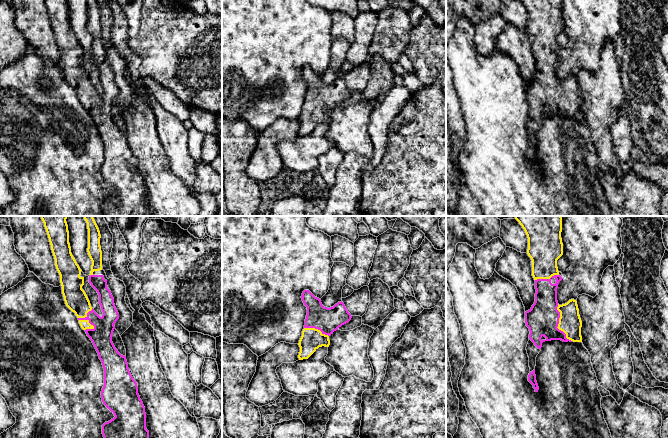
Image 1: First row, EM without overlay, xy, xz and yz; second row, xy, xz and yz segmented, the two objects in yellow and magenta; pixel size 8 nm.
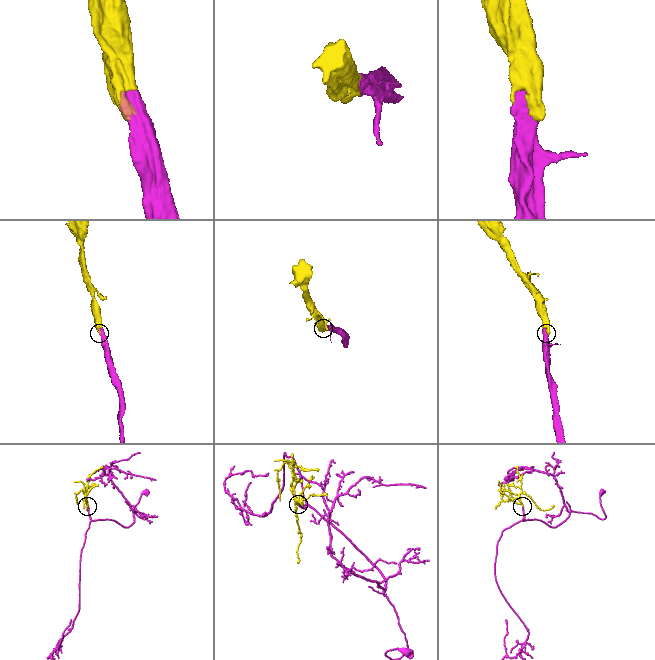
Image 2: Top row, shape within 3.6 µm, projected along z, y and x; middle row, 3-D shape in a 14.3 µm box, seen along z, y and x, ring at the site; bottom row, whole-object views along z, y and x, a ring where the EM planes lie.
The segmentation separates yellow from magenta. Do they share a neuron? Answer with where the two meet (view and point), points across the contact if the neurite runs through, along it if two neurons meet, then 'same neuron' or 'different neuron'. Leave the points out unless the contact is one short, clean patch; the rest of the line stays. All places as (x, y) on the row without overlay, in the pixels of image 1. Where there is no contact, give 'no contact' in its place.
meets yellow in xy at (88, 97); same neuron

